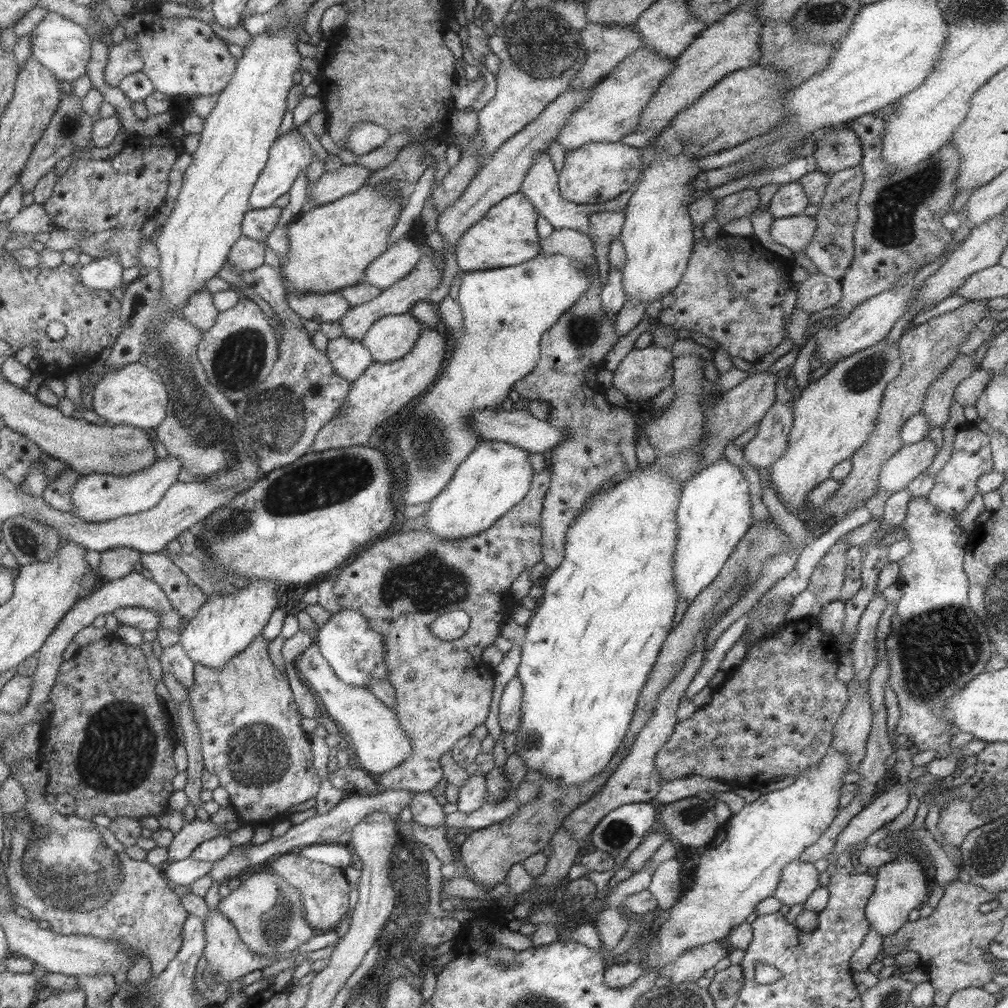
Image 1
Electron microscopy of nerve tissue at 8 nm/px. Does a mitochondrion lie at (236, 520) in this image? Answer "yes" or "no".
yes

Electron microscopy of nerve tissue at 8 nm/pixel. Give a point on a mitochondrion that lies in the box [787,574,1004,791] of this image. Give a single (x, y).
(938, 648)

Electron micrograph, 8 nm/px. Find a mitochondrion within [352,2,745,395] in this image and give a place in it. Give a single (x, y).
(546, 47)

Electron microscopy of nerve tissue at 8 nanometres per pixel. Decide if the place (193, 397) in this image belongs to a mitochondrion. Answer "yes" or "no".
yes

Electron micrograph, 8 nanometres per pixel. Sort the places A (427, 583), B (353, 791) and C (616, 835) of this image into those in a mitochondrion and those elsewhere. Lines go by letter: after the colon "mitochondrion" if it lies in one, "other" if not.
A: mitochondrion
B: other
C: mitochondrion

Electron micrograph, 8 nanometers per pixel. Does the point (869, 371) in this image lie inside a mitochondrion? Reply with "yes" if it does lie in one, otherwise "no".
yes

